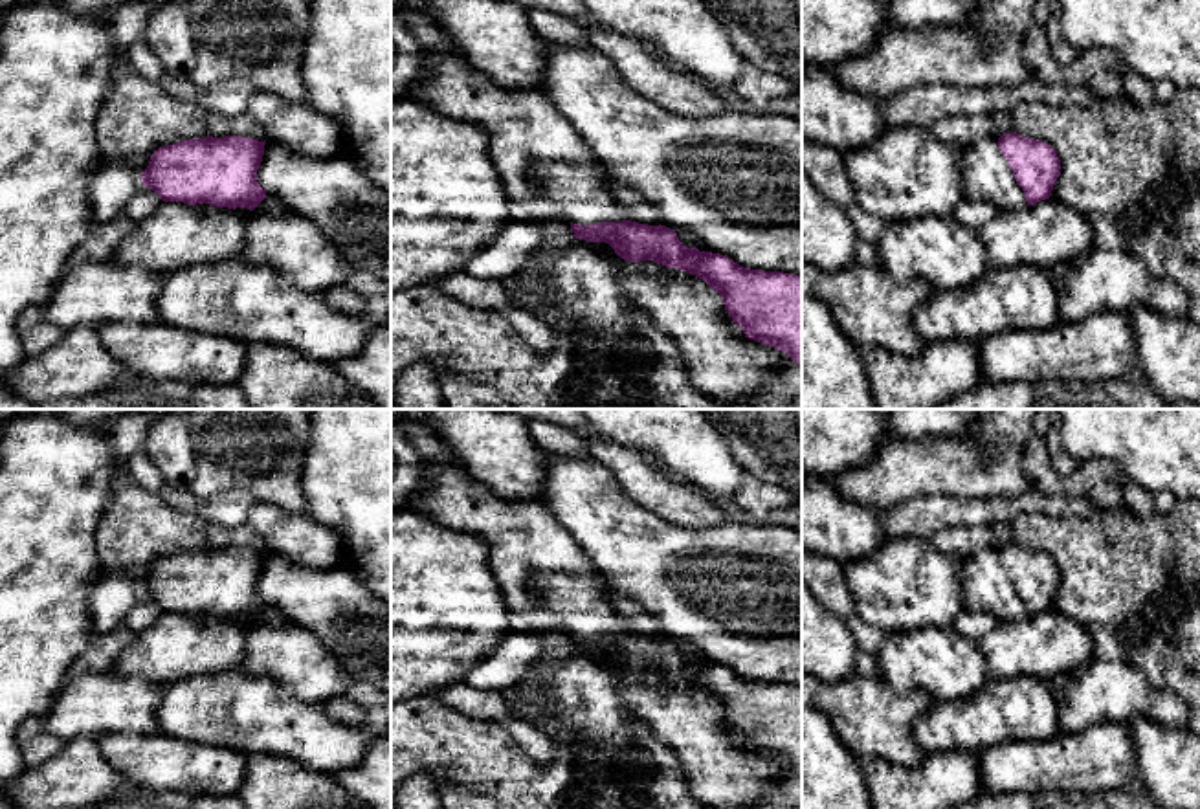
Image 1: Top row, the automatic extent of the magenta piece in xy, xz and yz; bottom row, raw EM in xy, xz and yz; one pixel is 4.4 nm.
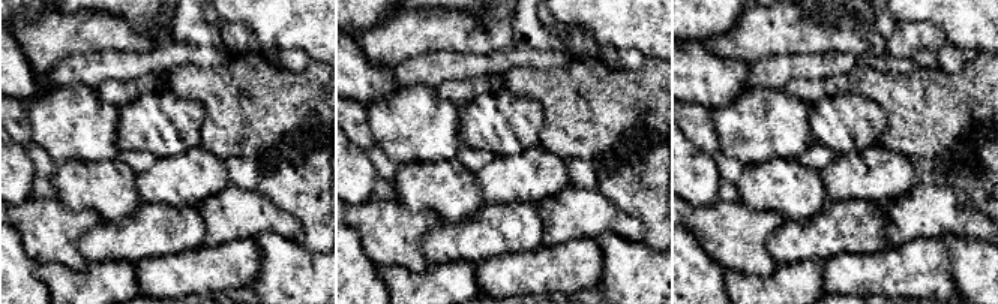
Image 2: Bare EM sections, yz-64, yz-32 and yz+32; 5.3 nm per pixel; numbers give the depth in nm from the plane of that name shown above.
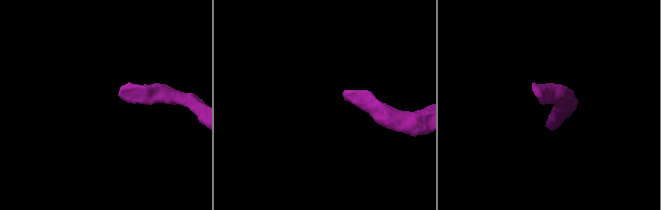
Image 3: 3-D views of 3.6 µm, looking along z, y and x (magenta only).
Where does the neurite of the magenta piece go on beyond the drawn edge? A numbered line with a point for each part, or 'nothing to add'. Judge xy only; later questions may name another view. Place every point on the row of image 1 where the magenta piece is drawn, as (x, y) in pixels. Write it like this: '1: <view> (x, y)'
nothing to add

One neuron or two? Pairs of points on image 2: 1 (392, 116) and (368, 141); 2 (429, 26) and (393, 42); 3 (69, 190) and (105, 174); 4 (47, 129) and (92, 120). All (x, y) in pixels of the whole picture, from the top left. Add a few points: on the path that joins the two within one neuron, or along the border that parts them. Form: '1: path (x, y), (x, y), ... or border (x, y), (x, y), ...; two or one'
1: border (365, 107), (368, 126), (375, 144); two
2: path (420, 30), (402, 35); one
3: path (78, 184), (96, 183); one
4: path (57, 125), (81, 123); one

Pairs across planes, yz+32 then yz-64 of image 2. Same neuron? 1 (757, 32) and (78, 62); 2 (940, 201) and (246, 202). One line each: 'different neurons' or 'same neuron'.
1: different neurons
2: same neuron

